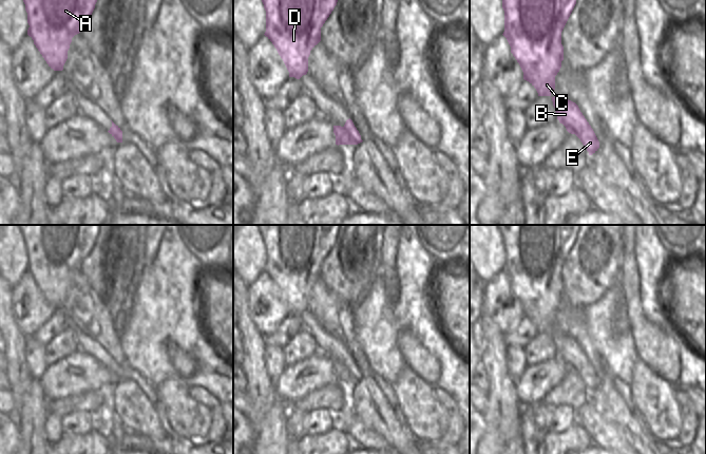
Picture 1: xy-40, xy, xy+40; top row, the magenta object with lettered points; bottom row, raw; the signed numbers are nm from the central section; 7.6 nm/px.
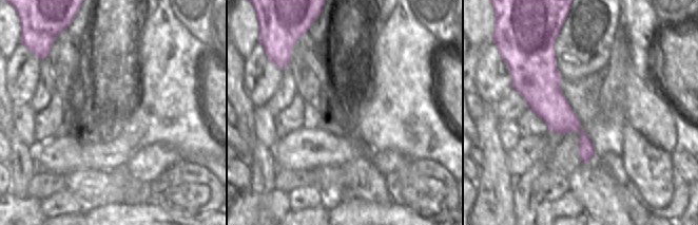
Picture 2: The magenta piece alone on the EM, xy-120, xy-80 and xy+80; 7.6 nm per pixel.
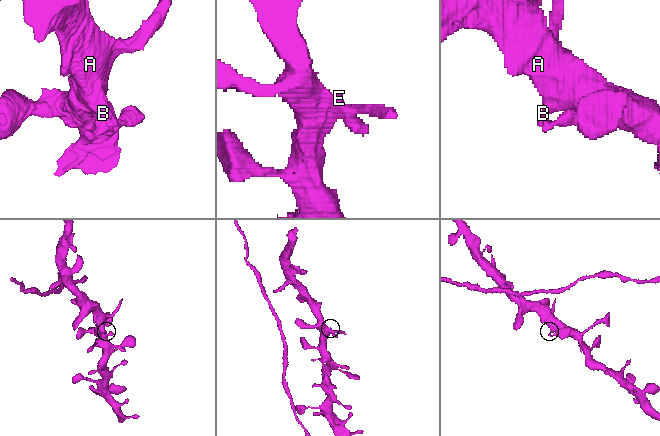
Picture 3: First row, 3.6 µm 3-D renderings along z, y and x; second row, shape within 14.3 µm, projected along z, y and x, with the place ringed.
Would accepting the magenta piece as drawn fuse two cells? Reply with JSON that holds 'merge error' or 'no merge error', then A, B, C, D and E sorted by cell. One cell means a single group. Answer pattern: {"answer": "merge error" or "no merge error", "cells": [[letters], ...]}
{"answer": "no merge error", "cells": [["A", "B", "C", "D", "E"]]}

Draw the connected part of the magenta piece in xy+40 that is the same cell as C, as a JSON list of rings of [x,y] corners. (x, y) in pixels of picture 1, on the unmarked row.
[[[497,225],[504,247],[504,268],[511,289],[519,300],[523,316],[529,318],[537,327],[538,333],[550,333],[557,351],[557,356],[567,367],[575,371],[589,392],[599,384],[599,378],[580,348],[578,342],[567,336],[552,334],[555,326],[555,313],[564,297],[561,268],[576,241],[580,225]]]

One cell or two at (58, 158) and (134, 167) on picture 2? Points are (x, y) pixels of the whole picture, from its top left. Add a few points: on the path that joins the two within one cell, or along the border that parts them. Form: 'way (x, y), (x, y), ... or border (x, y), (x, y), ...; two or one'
border (139, 147), (125, 165); two

